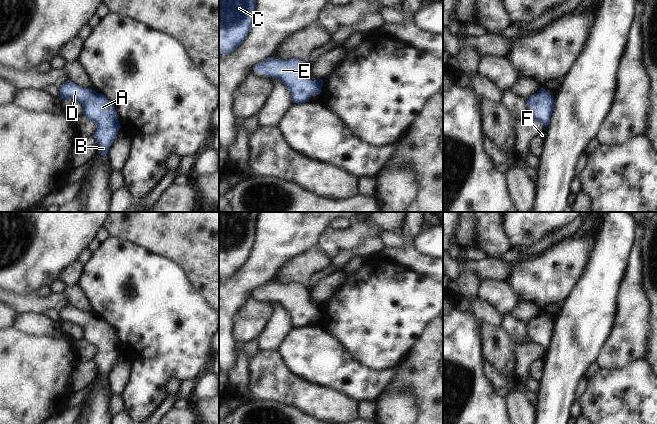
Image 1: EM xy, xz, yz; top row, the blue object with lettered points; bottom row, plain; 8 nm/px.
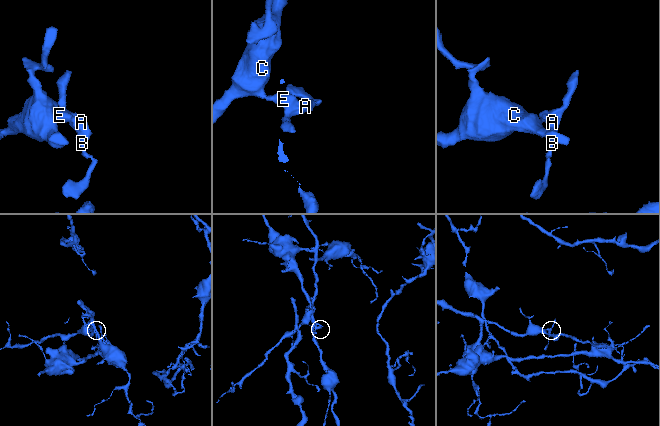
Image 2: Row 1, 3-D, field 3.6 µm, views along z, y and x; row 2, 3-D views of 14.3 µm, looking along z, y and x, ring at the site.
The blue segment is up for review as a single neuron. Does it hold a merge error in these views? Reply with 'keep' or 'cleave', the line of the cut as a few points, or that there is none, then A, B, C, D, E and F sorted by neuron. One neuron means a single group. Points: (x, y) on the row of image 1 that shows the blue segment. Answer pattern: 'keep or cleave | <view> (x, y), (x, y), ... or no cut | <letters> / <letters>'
keep | no cut | A B C D E F

